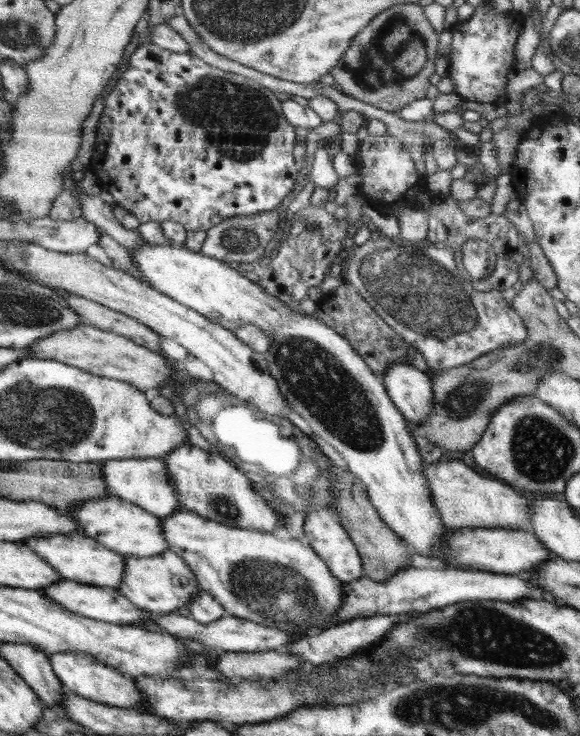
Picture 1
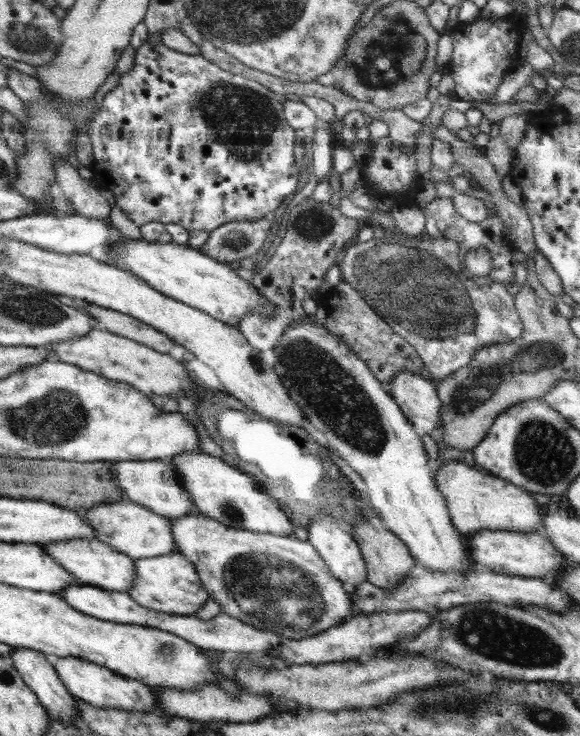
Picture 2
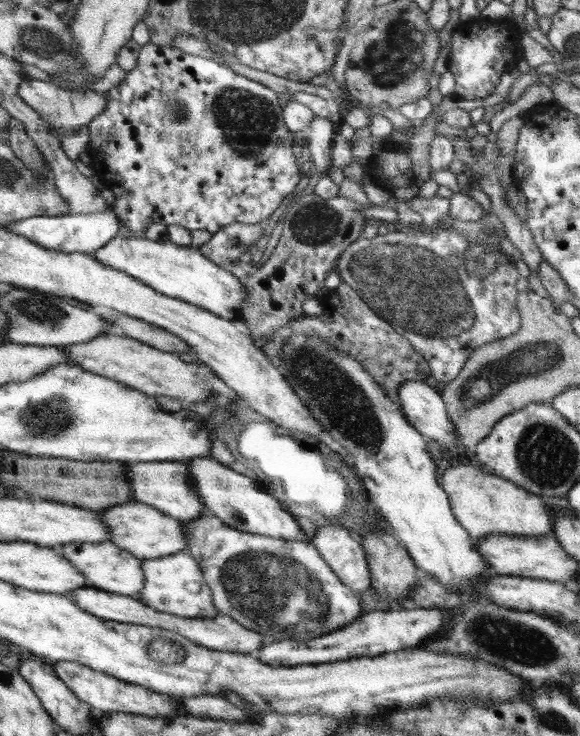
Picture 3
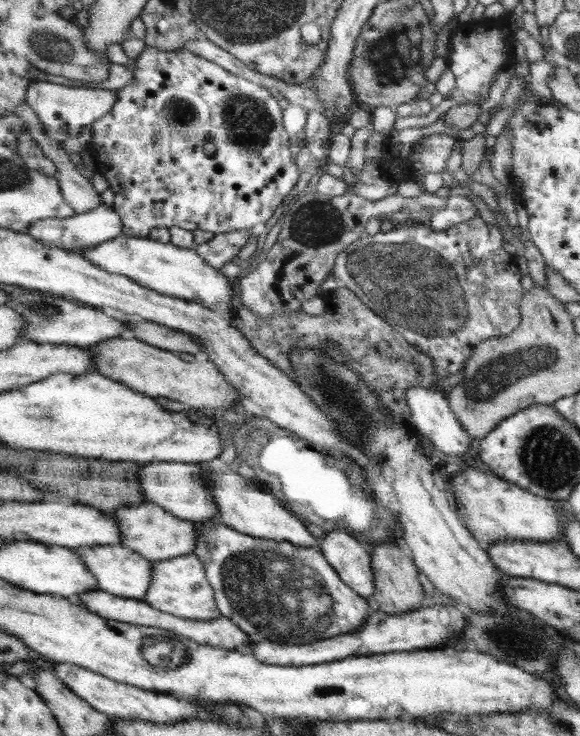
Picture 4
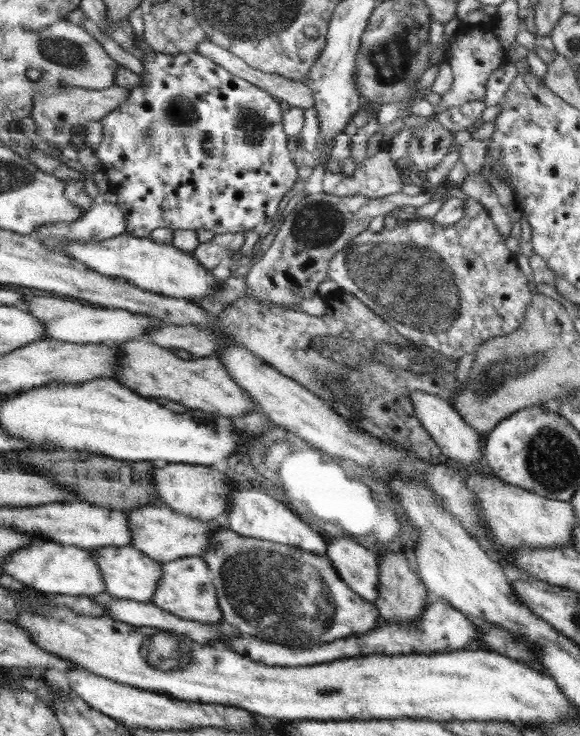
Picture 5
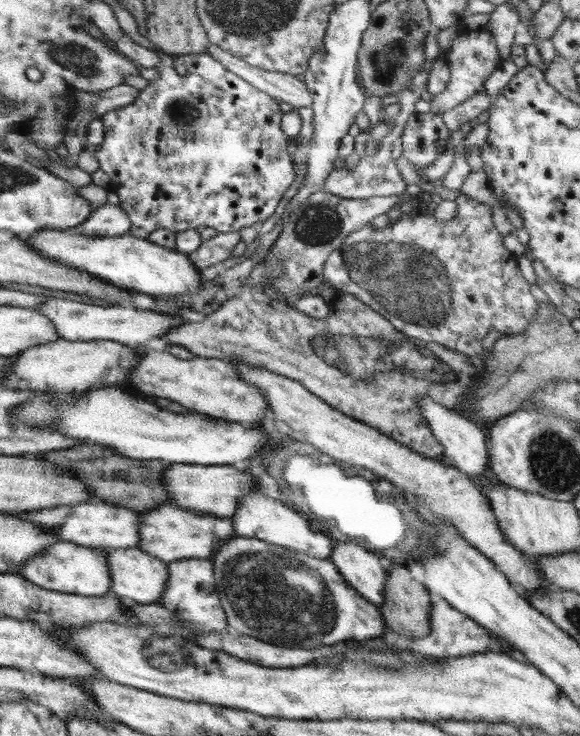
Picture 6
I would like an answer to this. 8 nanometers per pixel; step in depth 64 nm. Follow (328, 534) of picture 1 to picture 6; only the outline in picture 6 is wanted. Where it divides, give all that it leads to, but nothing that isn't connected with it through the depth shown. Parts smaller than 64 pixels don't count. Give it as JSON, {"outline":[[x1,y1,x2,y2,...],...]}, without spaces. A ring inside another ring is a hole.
{"outline":[[340,542,329,559,350,586,363,598,379,606,383,601,389,570,376,554,356,544]]}

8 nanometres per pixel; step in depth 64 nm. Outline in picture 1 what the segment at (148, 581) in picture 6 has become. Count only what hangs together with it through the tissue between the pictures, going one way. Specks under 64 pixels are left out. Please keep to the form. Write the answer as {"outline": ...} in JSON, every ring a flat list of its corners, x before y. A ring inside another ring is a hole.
{"outline":[[78,533,72,536,38,536,38,538,17,542,30,546,44,557,64,580,72,580,84,585,118,589,126,572,125,557,98,544,96,540]]}

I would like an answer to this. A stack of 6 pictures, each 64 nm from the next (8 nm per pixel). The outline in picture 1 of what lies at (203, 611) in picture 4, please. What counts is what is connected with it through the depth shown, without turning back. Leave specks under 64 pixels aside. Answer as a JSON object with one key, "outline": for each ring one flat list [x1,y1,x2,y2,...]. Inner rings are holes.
{"outline":[[170,550,154,556,126,555,124,557,126,572,122,576,122,584,118,586,117,590,136,608,156,614,170,613,186,606,192,596,202,590,184,559]]}

